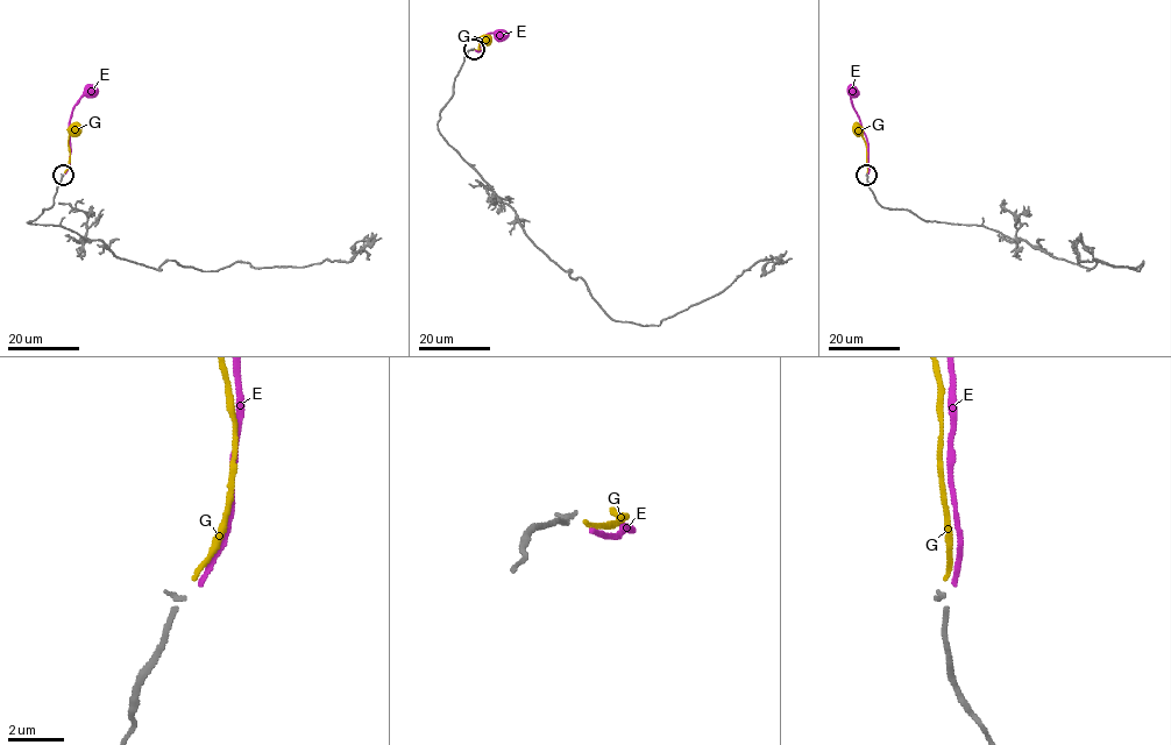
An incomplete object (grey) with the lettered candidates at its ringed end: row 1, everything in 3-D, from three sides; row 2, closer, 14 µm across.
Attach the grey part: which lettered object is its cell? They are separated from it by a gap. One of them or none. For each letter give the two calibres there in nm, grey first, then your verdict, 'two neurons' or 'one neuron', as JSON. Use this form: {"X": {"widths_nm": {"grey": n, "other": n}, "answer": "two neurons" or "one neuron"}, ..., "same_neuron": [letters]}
{"E": {"widths_nm": {"grey": 160, "other": 190}, "answer": "two neurons"}, "G": {"widths_nm": {"grey": 160, "other": 150}, "answer": "one neuron"}, "same_neuron": ["G"]}

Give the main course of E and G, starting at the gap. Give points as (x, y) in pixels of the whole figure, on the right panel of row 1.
E: (867, 172), (867, 141), (852, 104), (852, 92)
G: (867, 172), (867, 147), (853, 123)

